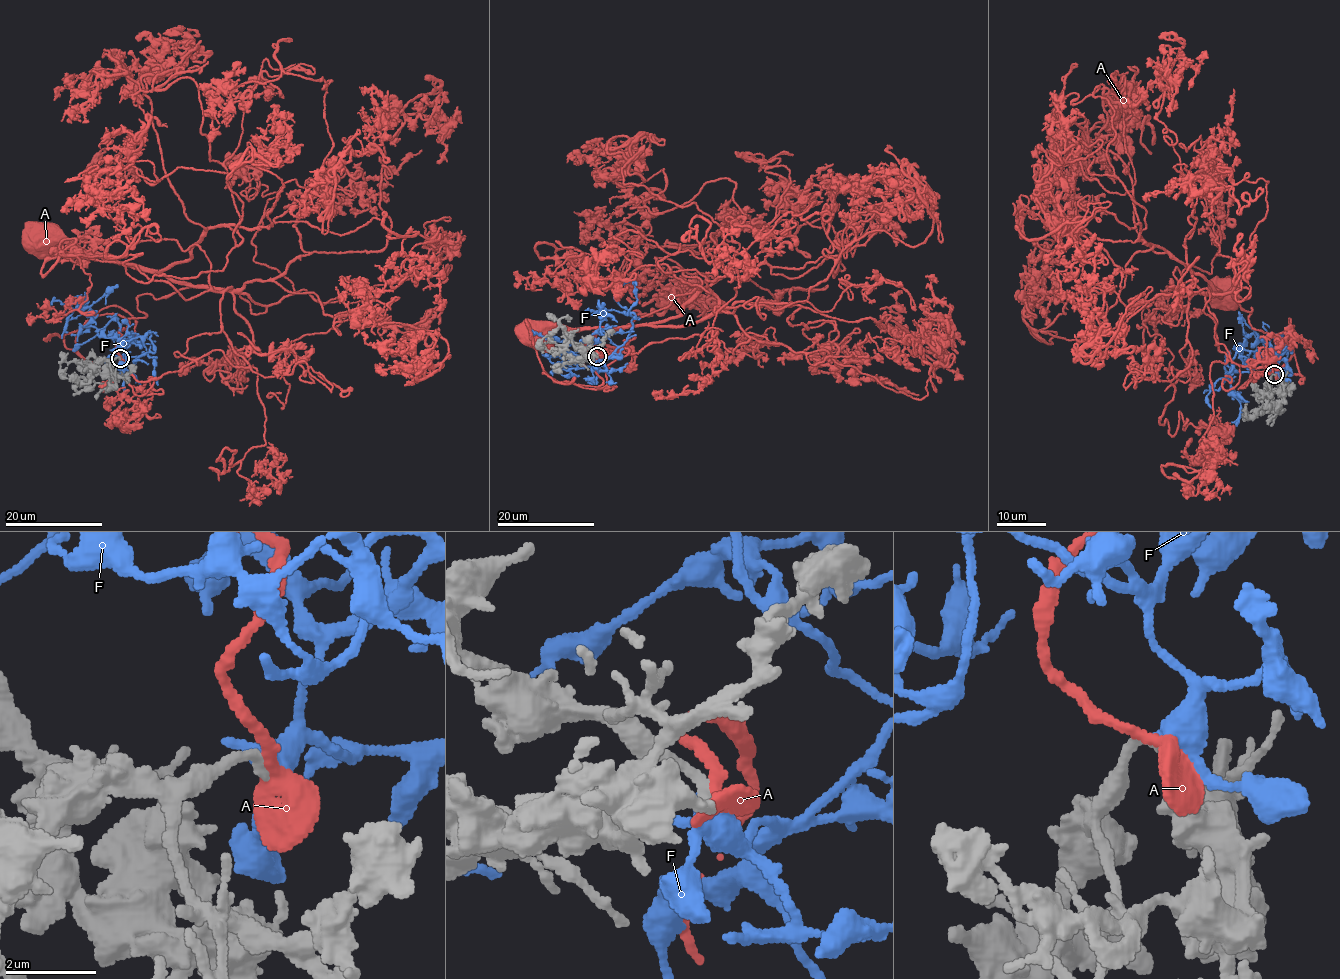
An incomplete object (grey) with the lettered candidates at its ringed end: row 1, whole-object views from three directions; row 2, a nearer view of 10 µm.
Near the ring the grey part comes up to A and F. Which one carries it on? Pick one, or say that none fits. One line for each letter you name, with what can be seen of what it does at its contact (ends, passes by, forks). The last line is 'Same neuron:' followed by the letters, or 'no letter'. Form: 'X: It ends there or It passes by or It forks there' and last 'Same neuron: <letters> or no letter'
A: It passes by
Same neuron: A

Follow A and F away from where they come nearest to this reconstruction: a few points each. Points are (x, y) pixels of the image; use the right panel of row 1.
A: (1274, 375), (1263, 357), (1296, 335), (1254, 329), (1229, 290), (1249, 290), (1206, 294), (1226, 287)
F: (1274, 373), (1278, 337), (1276, 351), (1260, 337), (1245, 334), (1239, 357)

